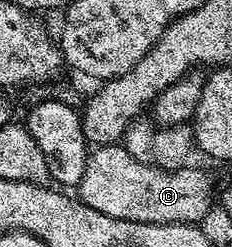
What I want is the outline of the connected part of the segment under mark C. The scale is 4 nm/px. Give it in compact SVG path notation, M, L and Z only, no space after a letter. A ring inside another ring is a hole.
M121 143L100 144L90 152L83 181L77 189L85 189L83 195L89 195L87 205L93 208L93 203L97 203L99 212L119 220L129 220L133 207L141 207L137 223L200 224L213 207L213 179L197 165L168 171L133 157ZM133 199L141 199L141 203L133 203Z

